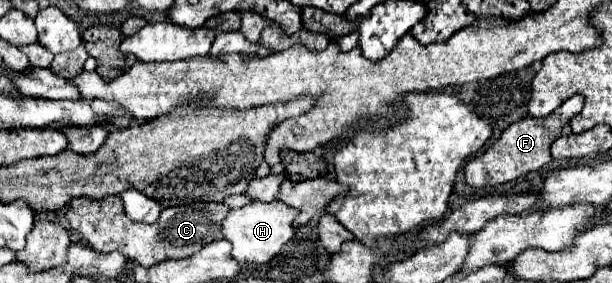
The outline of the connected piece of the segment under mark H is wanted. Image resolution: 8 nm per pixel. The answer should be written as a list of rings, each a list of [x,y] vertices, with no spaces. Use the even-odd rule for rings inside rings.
[[[248,203],[240,209],[232,209],[228,217],[220,223],[222,237],[232,243],[232,257],[238,263],[268,263],[280,249],[294,237],[292,221],[298,211],[292,211],[286,203]]]

